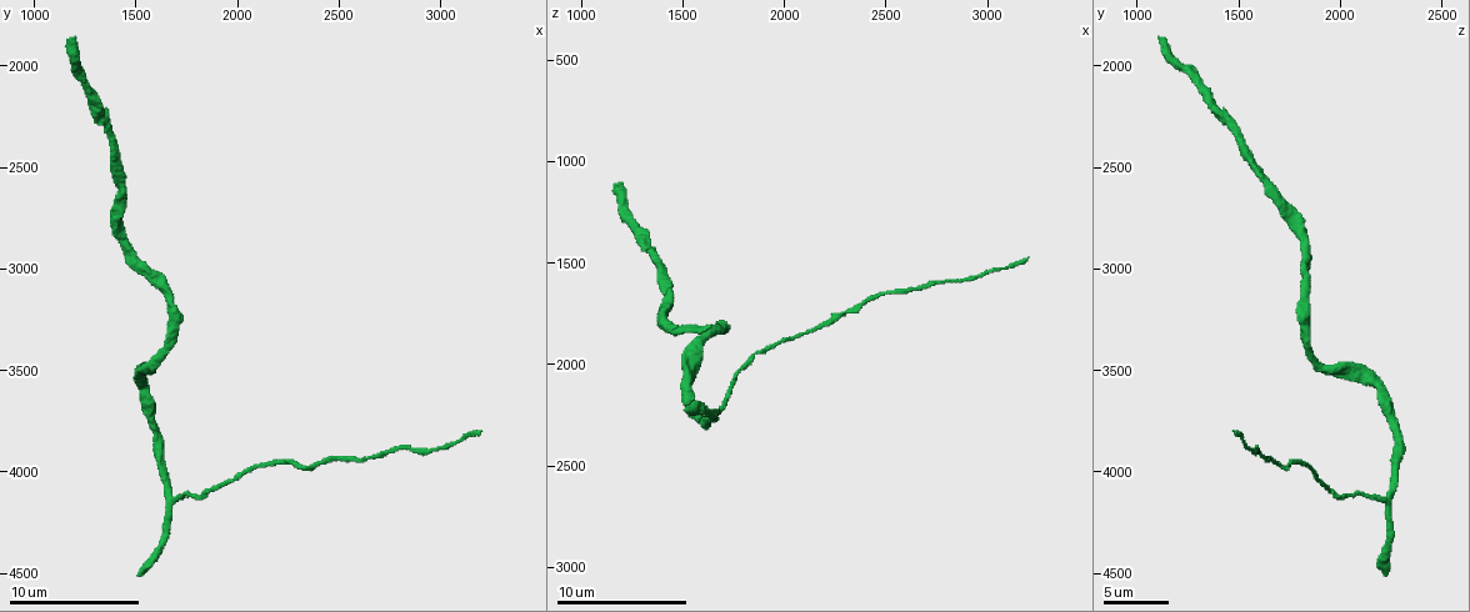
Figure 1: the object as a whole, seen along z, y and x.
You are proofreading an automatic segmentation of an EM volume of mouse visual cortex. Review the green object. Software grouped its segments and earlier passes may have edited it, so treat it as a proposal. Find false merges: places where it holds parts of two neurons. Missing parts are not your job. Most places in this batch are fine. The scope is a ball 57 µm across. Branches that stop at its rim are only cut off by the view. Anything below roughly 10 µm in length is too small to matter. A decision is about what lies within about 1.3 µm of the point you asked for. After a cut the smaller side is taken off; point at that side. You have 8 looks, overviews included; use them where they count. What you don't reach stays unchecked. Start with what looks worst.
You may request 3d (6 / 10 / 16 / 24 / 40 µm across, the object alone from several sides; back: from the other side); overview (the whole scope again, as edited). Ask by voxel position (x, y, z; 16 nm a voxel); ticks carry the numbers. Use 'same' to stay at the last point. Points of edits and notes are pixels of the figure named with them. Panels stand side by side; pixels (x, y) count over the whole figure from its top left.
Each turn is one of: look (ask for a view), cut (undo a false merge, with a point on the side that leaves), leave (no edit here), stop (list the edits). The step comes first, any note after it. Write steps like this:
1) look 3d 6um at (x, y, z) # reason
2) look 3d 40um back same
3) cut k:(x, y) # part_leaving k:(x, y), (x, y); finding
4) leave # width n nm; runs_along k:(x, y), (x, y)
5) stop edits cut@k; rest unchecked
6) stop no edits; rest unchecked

look 3d 16um at (1380, 2310, 1500) # narrows sharply

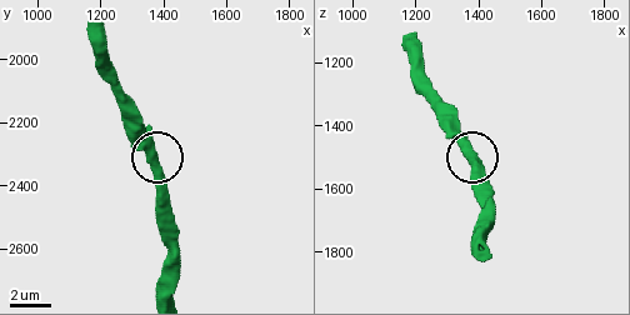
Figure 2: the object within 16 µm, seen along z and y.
look 3d 16um back same

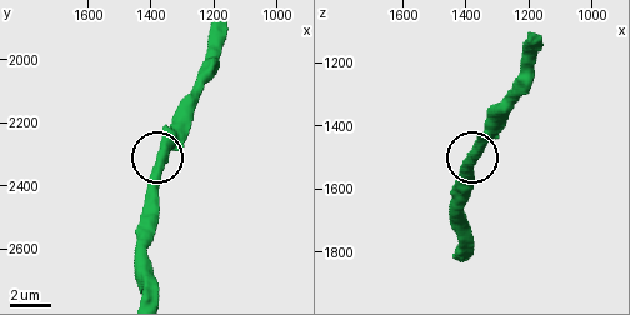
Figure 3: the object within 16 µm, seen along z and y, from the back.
leave # width 430 nm; runs_along 3:(145, 291), (146, 216), (156, 155), (171, 123); continuous, no second neuron

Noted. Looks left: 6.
look 3d 10um at (1770, 4110, 2070) # thin neck

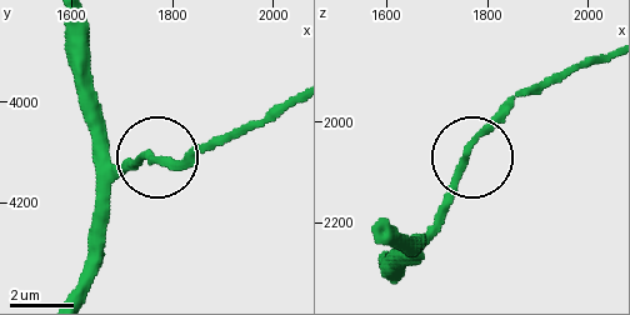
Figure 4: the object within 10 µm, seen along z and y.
leave # width 200 nm; runs_along 4:(78, 21), (83, 110), (99, 151), (120, 168), (200, 151); one neuron here

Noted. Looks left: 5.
look 3d 10um at (2170, 3970, 1810) # thick turns thin

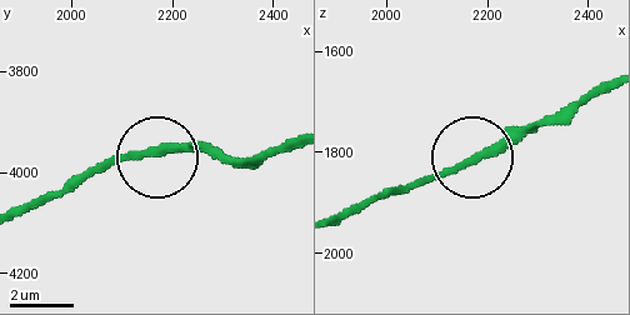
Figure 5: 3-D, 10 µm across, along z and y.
leave # one neuron here

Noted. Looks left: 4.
look 3d 10um at (2640, 3920, 1610)

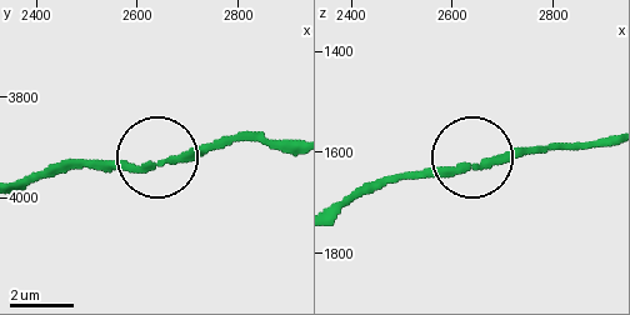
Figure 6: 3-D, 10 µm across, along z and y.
leave # width 190 nm; runs_along 6:(338, 210), (403, 178), (443, 178), (475, 163), (561, 146); one neuron here

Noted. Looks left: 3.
stop no edits; rest unchecked

